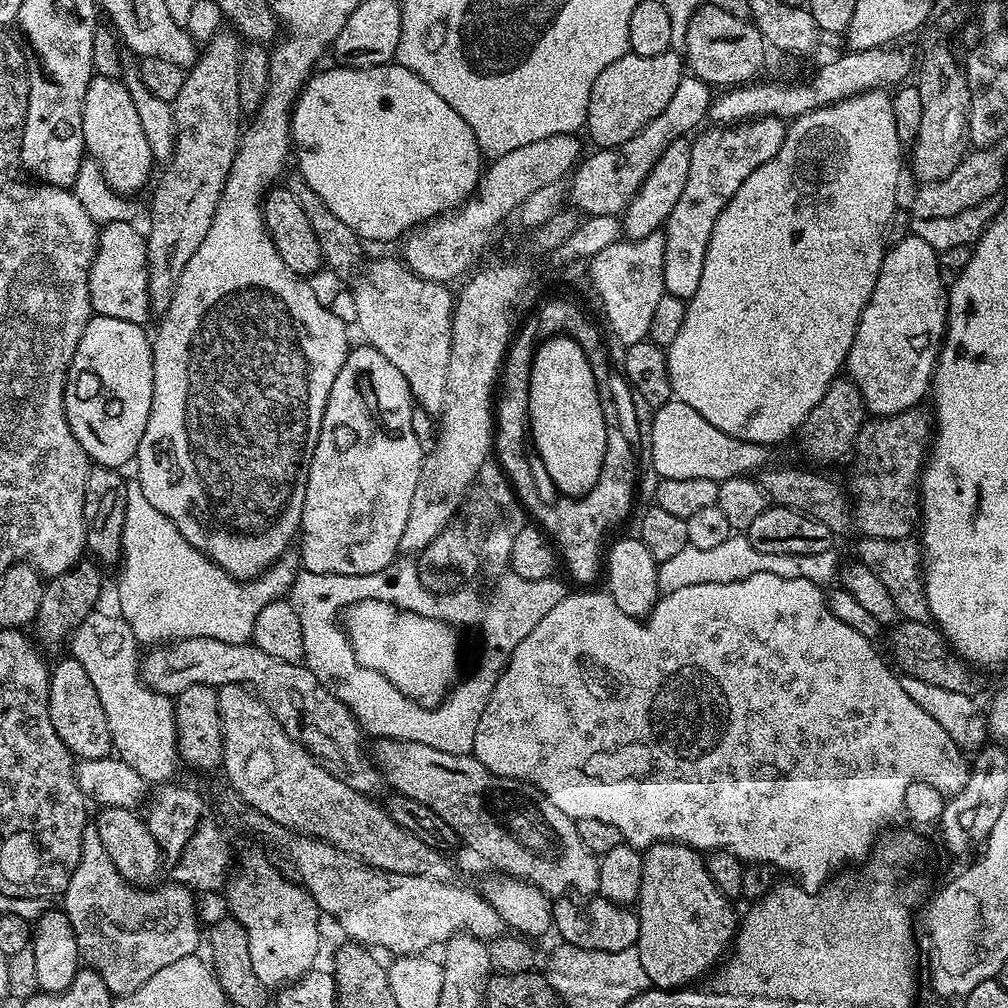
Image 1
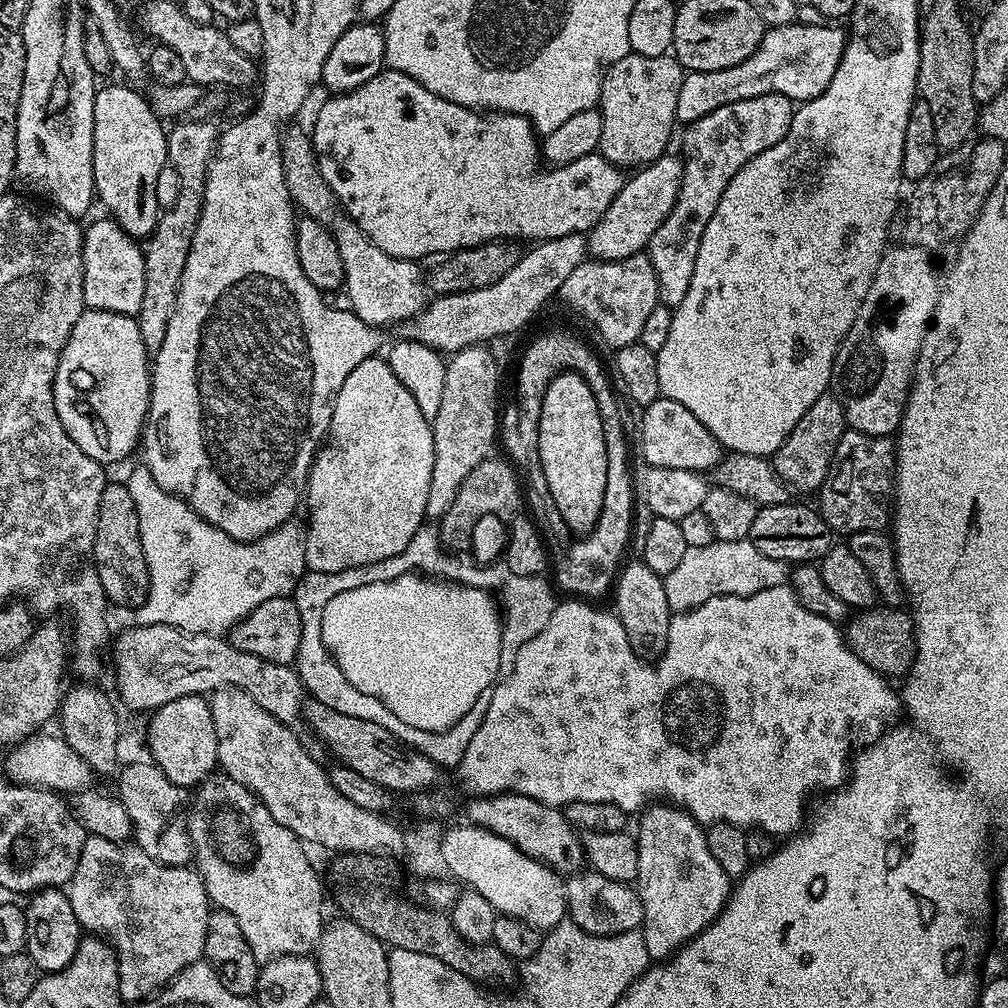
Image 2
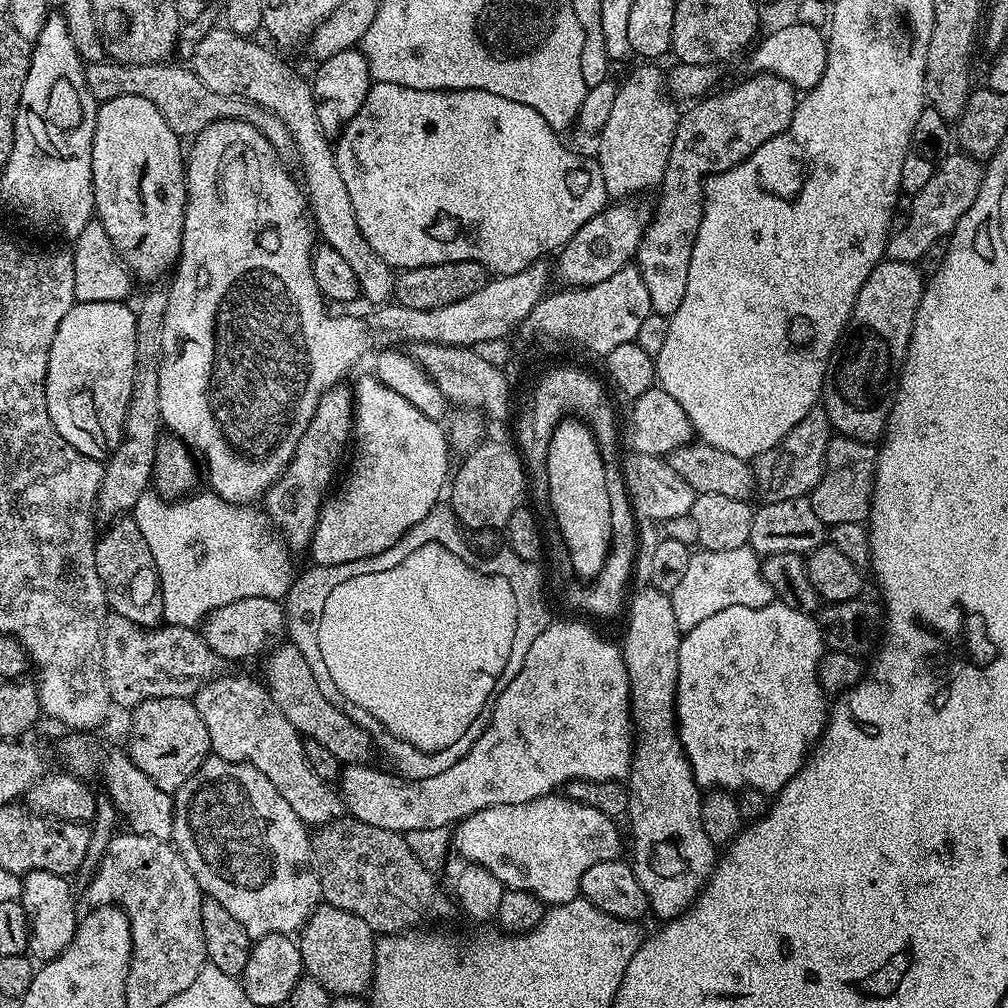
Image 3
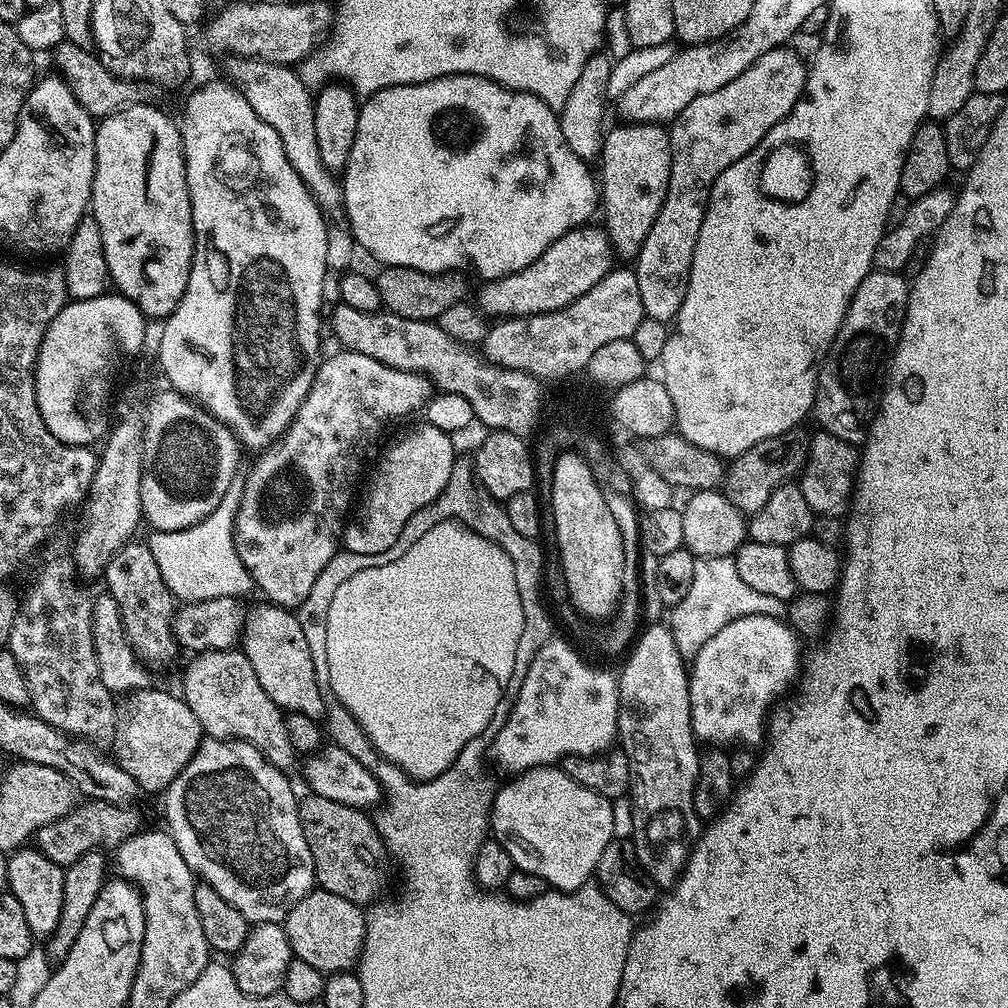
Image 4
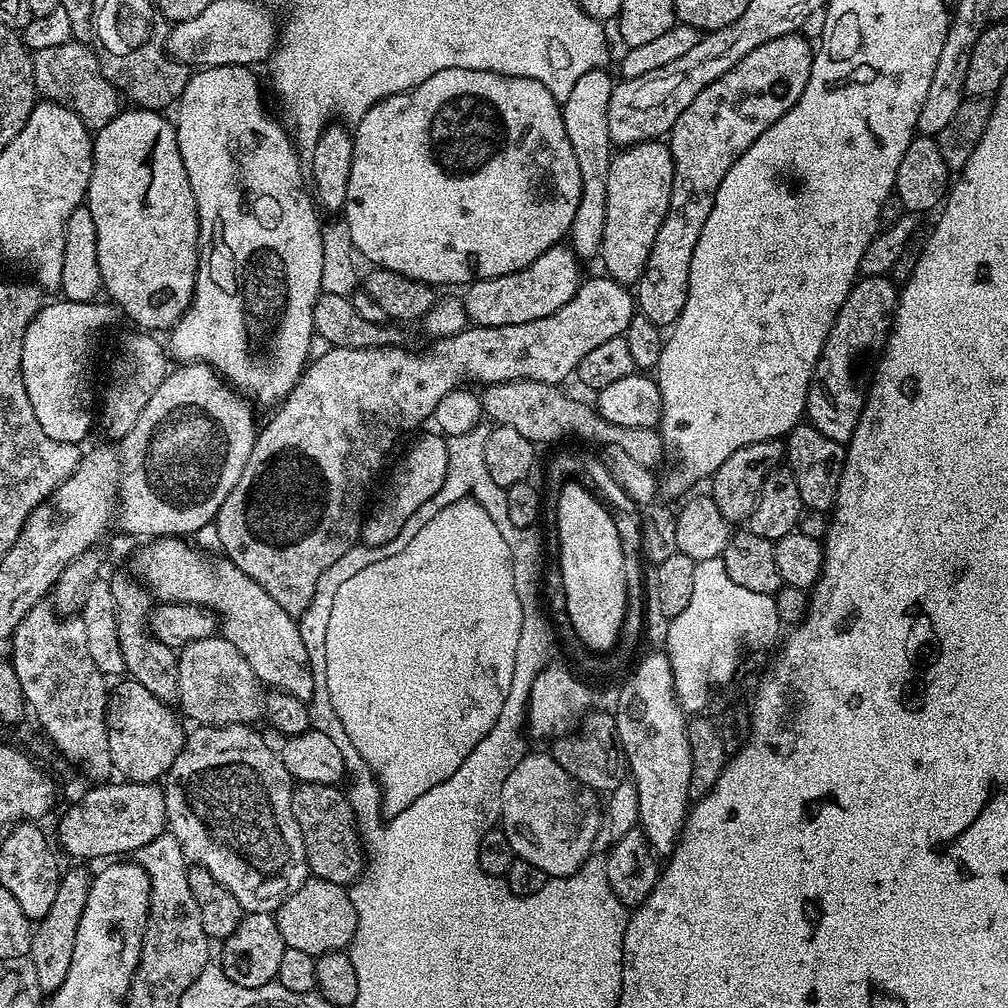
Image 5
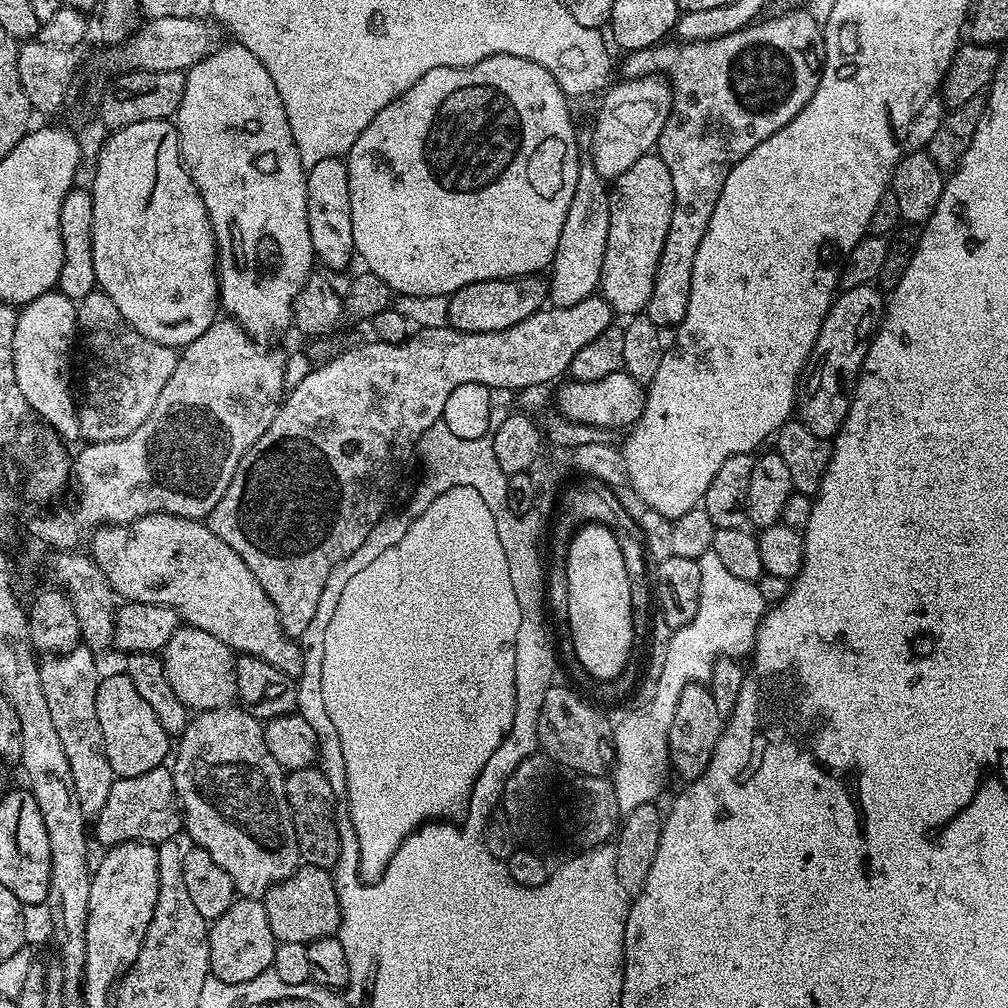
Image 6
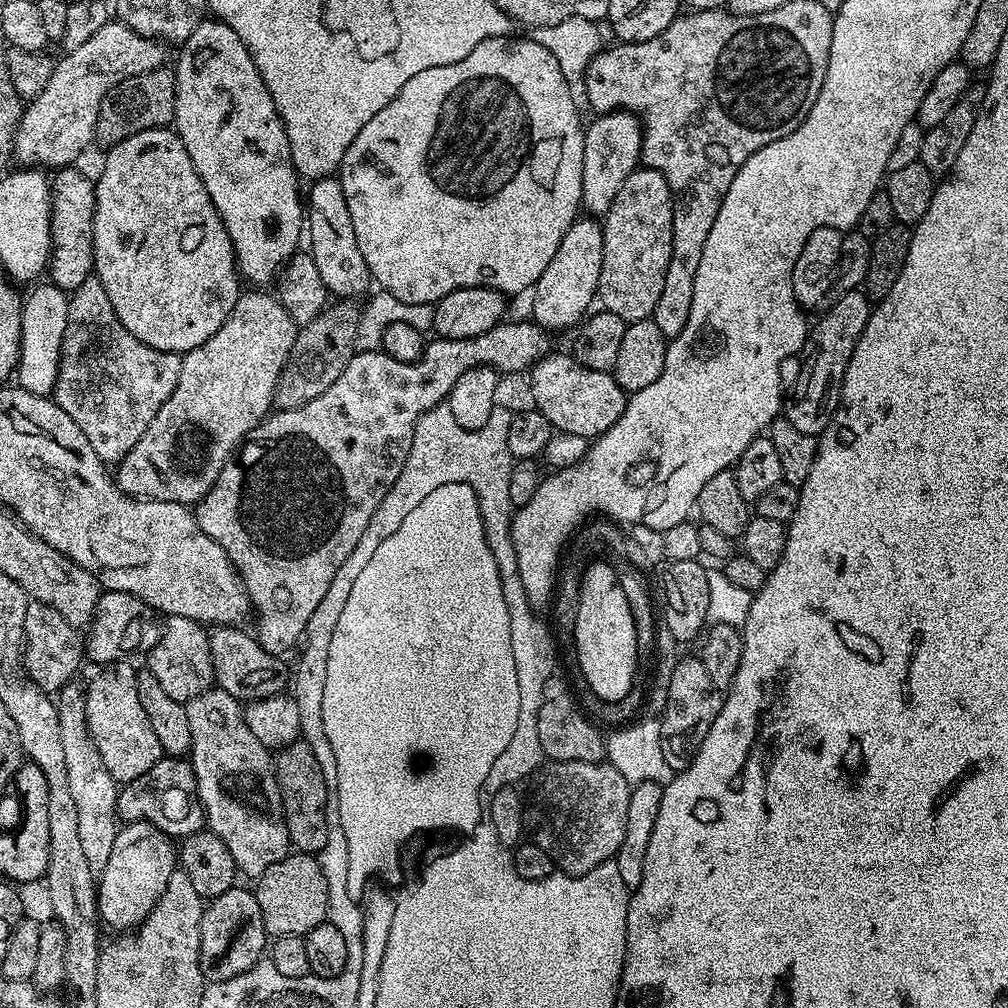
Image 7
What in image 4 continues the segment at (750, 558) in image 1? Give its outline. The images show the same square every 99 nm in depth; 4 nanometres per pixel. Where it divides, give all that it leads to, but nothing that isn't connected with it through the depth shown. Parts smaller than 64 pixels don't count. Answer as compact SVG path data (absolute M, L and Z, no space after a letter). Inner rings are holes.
M723 556L697 559L694 566L694 583L690 585L686 598L674 605L671 612L670 627L674 642L681 656L691 658L714 634L718 634L718 630L722 630L722 626L743 616L783 617L786 604L778 598L759 593L749 583L742 582L733 557Z

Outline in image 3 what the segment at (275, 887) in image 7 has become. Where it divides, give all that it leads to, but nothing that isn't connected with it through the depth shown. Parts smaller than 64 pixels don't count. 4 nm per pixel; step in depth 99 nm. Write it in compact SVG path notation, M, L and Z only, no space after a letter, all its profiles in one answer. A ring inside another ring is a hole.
M321 903L298 933L298 943L304 971L313 976L333 997L363 997L371 989L372 976L376 973L376 941L372 928L346 910Z

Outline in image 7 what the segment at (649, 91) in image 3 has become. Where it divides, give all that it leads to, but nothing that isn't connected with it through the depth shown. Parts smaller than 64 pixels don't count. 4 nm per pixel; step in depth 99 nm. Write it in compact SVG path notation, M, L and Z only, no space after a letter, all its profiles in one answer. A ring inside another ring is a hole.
M637 166L622 182L622 190L614 194L614 202L610 202L610 210L602 218L604 241L602 242L602 266L598 291L599 303L603 311L618 314L625 322L649 319L662 294L662 285L666 282L666 266L670 266L672 253L672 223L674 222L674 193L666 178L653 168Z

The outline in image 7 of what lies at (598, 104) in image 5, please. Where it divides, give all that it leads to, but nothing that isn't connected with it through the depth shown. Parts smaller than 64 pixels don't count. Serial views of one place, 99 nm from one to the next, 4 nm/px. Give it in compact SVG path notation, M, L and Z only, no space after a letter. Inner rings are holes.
M578 218L571 224L558 251L546 269L542 272L539 282L532 290L533 321L541 328L555 332L564 328L573 329L589 311L589 304L595 301L599 291L602 242L604 231L601 223L592 218Z

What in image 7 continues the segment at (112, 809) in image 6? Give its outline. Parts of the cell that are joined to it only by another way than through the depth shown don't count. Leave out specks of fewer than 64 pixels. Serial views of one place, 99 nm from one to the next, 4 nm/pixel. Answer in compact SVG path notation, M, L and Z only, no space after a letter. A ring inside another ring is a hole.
M162 758L153 768L119 789L116 814L121 821L145 820L173 838L183 838L205 827L204 808L196 793L196 776L184 758Z

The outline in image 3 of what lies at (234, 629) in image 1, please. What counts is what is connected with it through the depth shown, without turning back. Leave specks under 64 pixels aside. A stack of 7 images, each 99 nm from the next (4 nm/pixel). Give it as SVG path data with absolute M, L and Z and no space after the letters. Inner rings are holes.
M149 490L138 498L130 512L132 519L138 522L138 530L142 530L142 538L146 538L146 546L150 546L150 554L154 554L160 575L164 620L183 628L203 625L204 619L218 610L218 606L230 606L230 602L242 598L265 596L283 601L294 579L293 553L259 507L231 504L211 490L202 492L170 501Z

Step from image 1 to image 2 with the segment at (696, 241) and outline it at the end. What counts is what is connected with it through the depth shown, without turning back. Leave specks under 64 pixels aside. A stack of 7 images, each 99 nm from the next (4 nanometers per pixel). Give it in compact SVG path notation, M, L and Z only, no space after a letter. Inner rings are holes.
M777 92L762 94L758 98L746 98L742 102L730 102L710 110L702 118L691 121L684 132L684 173L673 209L666 215L658 230L654 231L646 247L646 254L654 266L658 278L659 303L675 309L690 290L690 278L694 278L694 262L698 258L698 246L706 230L706 222L718 210L722 190L762 150L770 150L790 130L794 102Z

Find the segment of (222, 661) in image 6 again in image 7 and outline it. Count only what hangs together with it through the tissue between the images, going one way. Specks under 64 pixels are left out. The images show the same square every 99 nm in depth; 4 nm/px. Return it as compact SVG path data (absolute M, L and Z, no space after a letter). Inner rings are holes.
M169 616L163 621L158 642L147 653L147 671L158 678L158 686L170 694L179 704L185 705L193 700L199 692L205 691L213 683L214 666L210 654L210 642L205 625L197 620L182 618L181 616Z

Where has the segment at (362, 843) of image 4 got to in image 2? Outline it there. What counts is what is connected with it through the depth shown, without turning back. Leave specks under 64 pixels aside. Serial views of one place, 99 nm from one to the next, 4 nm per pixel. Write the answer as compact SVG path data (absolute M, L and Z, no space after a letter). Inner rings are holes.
M344 854L337 860L340 861L333 866L332 872L340 883L336 900L344 911L341 913L358 926L362 926L362 930L374 934L374 938L378 938L389 949L401 948L414 950L414 954L430 954L464 976L469 976L481 986L493 984L496 988L504 988L496 990L508 990L517 983L517 965L509 956L502 954L502 950L498 950L496 944L469 946L454 930L451 919L443 911L419 908L416 904L403 904L398 897L392 896L396 872L392 869L391 859L363 854Z

